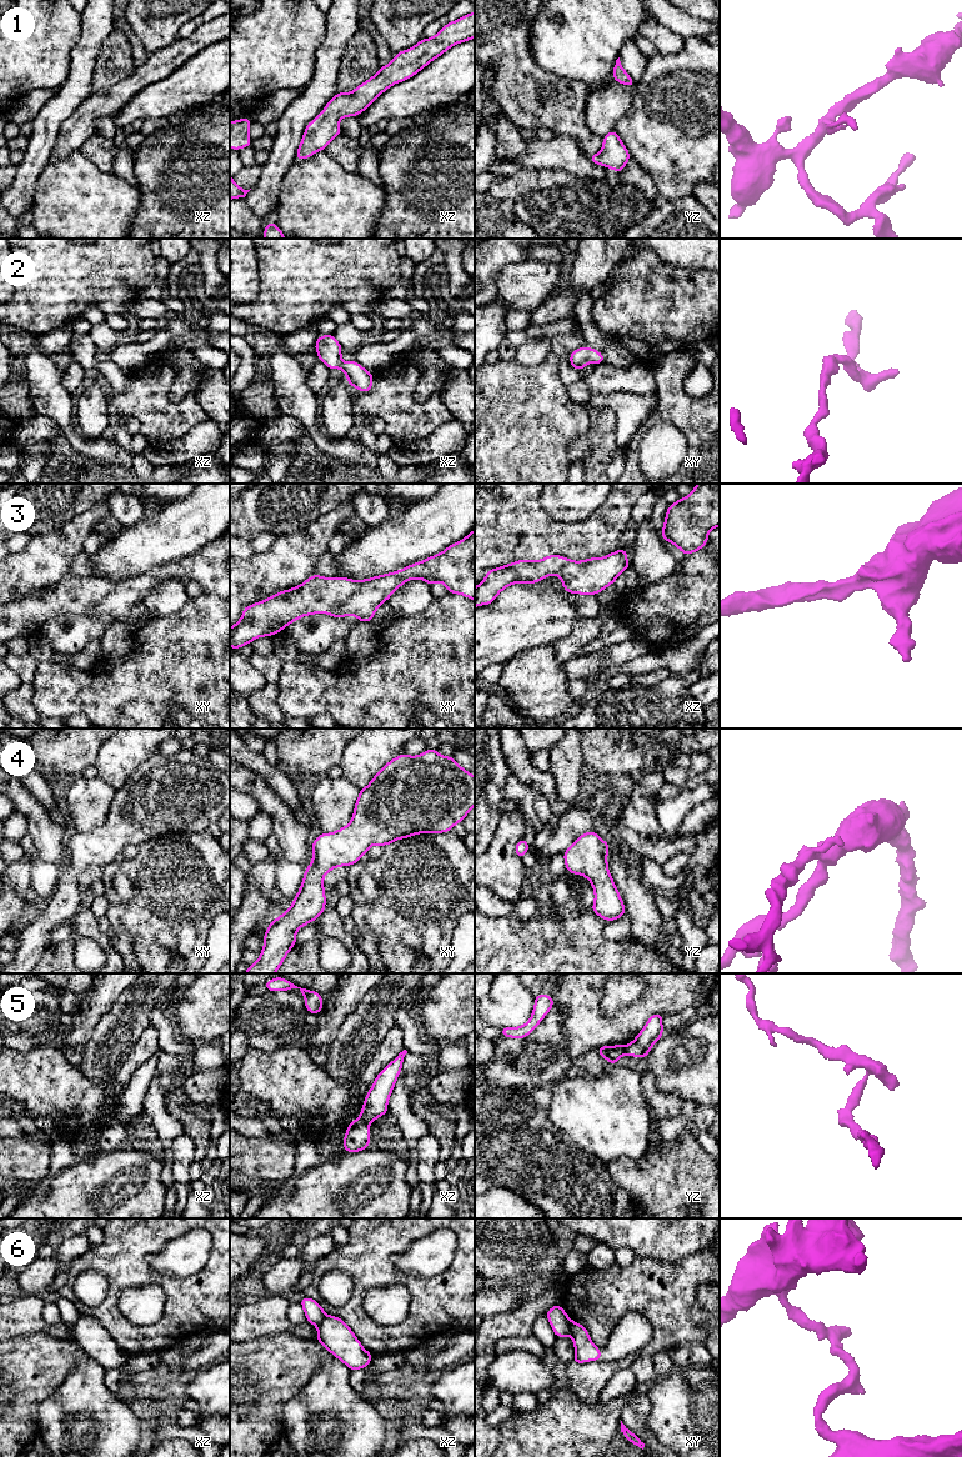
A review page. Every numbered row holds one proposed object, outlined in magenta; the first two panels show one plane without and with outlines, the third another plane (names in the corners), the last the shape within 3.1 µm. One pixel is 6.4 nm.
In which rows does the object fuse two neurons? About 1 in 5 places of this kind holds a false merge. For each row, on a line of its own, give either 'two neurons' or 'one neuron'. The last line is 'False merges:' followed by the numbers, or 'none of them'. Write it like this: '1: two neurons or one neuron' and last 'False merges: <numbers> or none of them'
1: one neuron
2: one neuron
3: one neuron
4: one neuron
5: two neurons
6: two neurons
False merges: 5, 6

